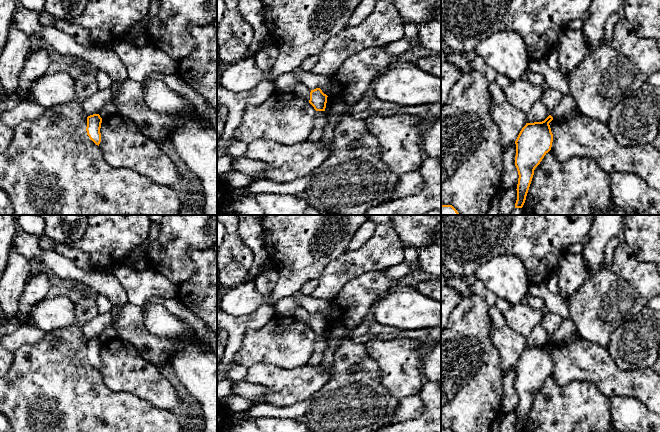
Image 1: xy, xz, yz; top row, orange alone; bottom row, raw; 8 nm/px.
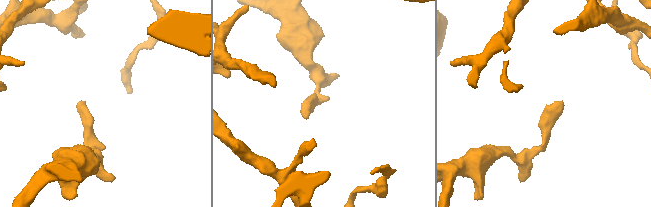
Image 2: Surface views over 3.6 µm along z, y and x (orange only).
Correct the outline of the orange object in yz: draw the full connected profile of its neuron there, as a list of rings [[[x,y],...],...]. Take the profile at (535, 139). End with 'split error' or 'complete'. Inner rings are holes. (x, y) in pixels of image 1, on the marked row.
[[[549,115],[542,122],[526,123],[515,141],[515,166],[519,175],[515,208],[523,207],[534,170],[551,150],[553,134],[549,123],[552,120]]]; complete

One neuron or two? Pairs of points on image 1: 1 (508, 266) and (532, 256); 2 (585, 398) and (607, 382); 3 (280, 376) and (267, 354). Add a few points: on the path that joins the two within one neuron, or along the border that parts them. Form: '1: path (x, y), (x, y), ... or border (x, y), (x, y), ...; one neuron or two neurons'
1: border (498, 255), (515, 255), (523, 264), (529, 282); two neurons
2: border (576, 380), (591, 382), (610, 398); two neurons
3: border (250, 366), (270, 363), (296, 368); two neurons

